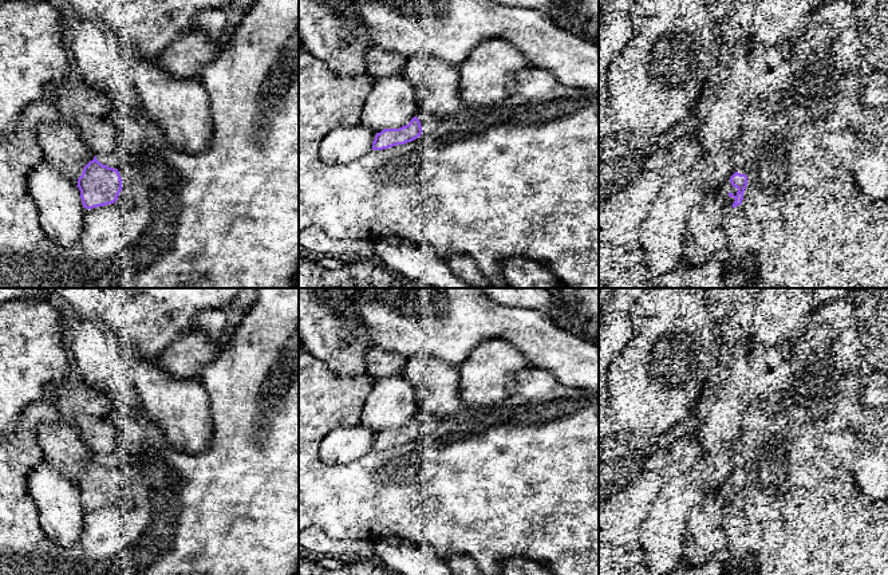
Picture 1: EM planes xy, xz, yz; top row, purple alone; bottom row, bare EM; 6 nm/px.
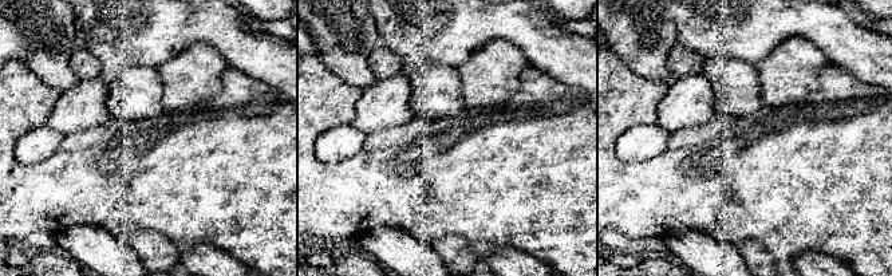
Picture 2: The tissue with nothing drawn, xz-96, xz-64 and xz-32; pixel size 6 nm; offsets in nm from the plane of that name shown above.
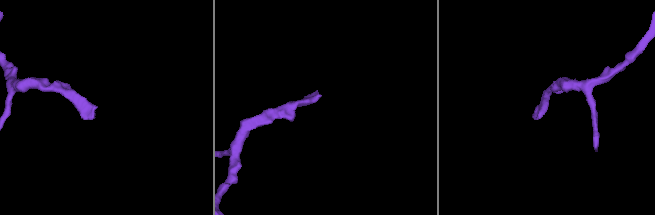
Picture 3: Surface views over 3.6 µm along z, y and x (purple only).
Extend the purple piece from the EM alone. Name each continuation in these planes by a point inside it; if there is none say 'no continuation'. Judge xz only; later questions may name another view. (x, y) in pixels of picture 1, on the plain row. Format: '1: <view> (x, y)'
1: xz (429, 422)

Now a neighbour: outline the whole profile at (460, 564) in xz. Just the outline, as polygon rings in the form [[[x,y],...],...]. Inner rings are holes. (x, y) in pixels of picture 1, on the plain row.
[[[450,555],[446,564],[454,575],[481,575],[474,560],[465,555]]]

